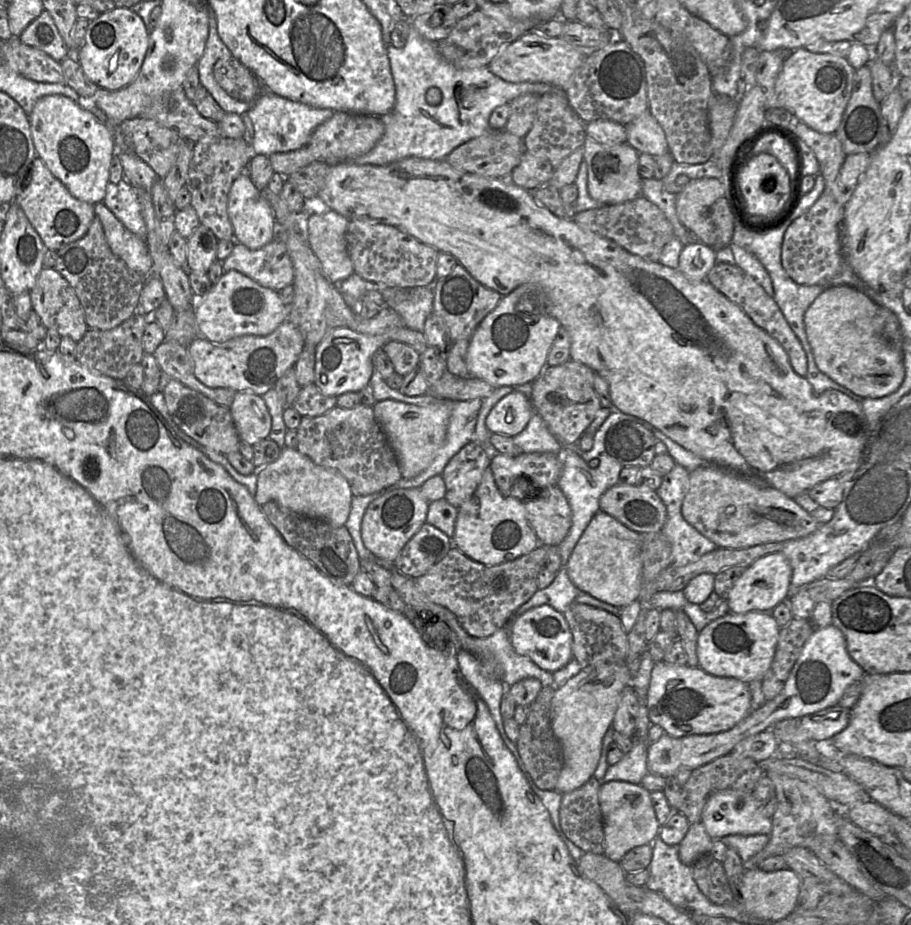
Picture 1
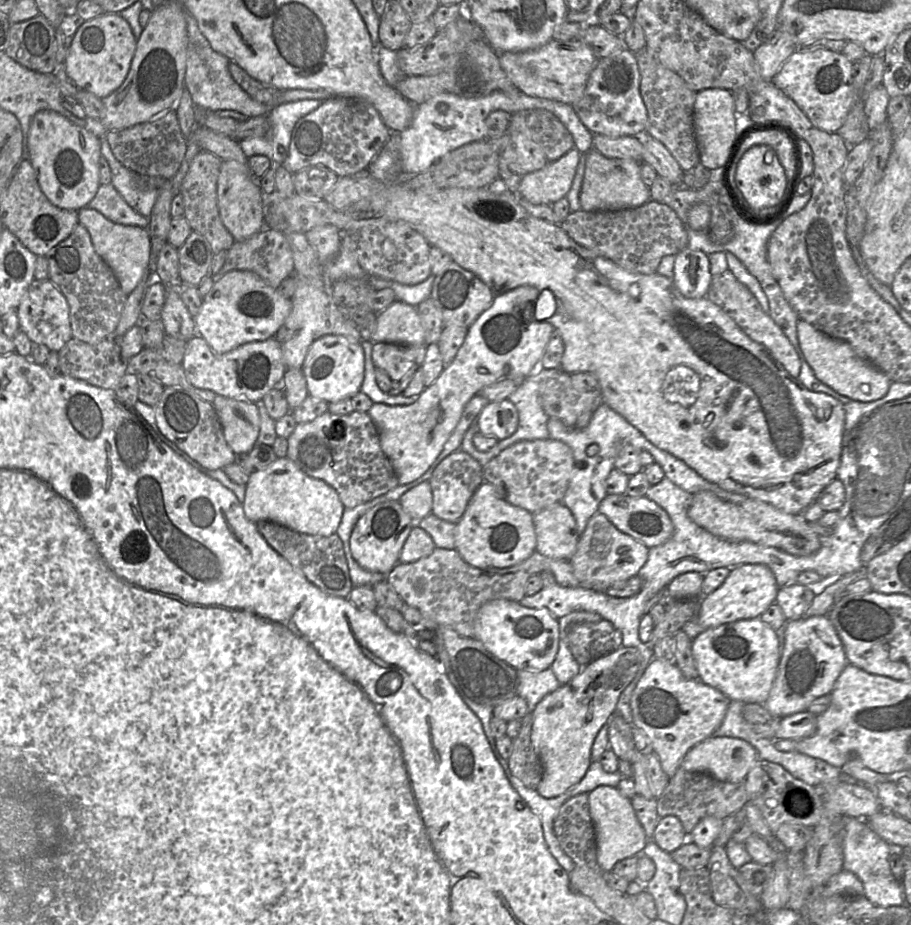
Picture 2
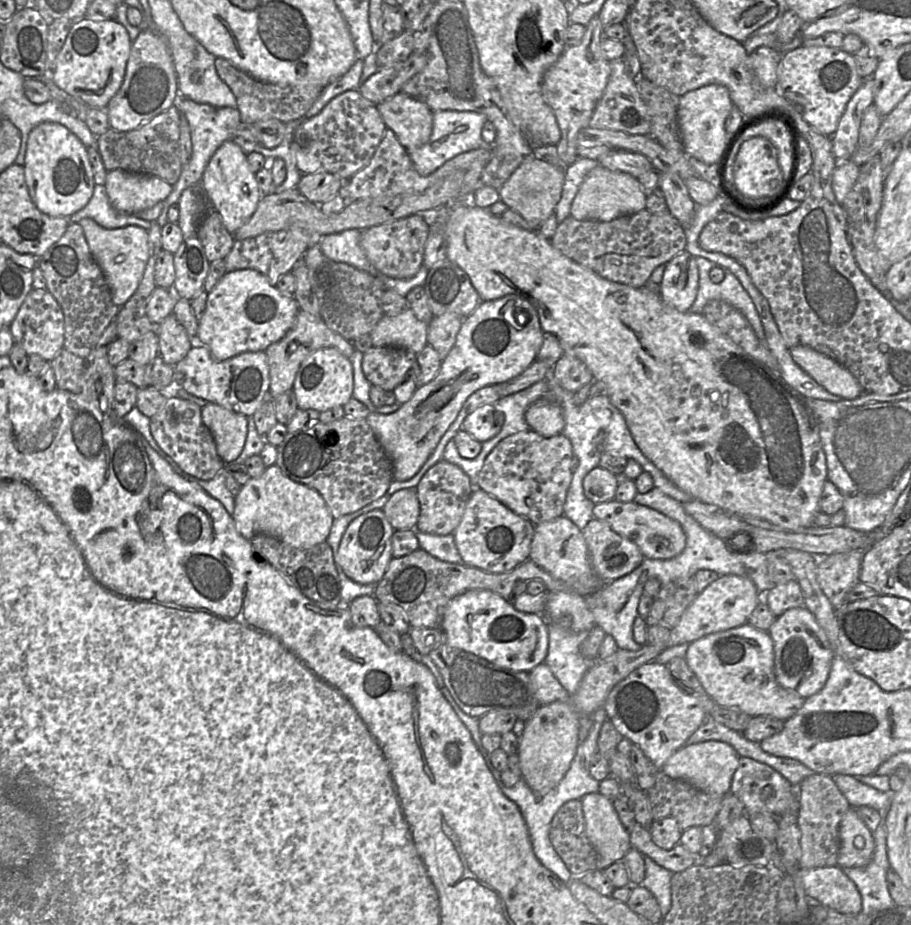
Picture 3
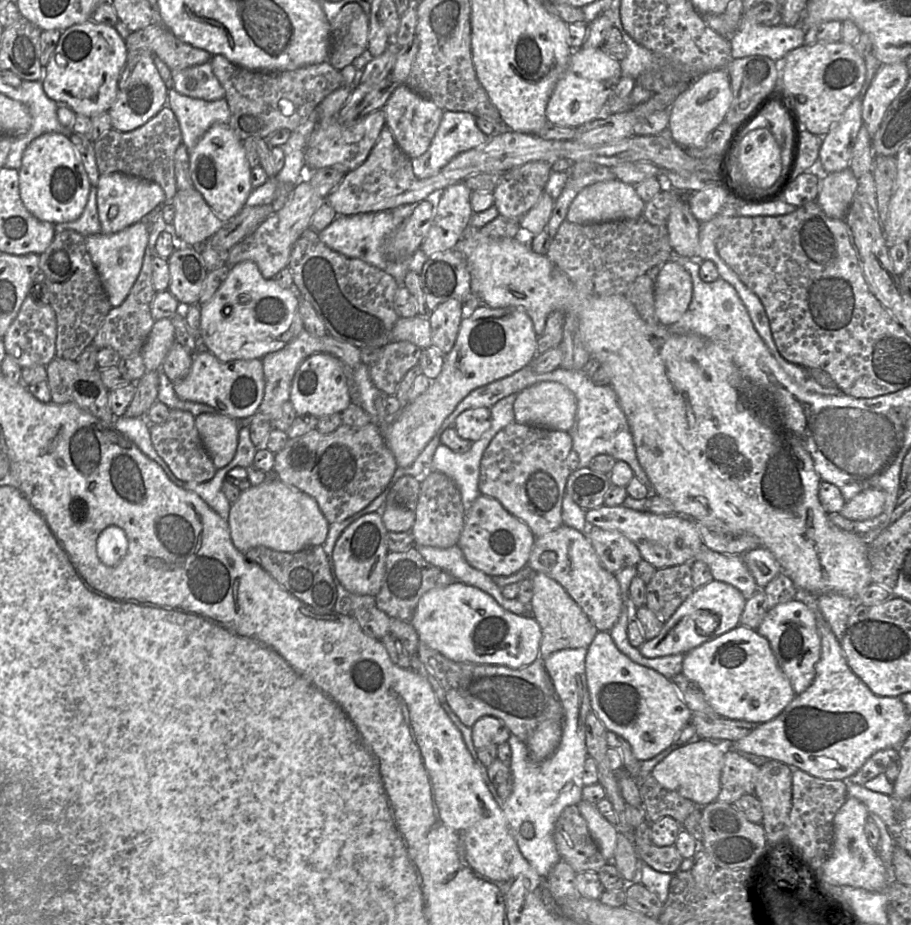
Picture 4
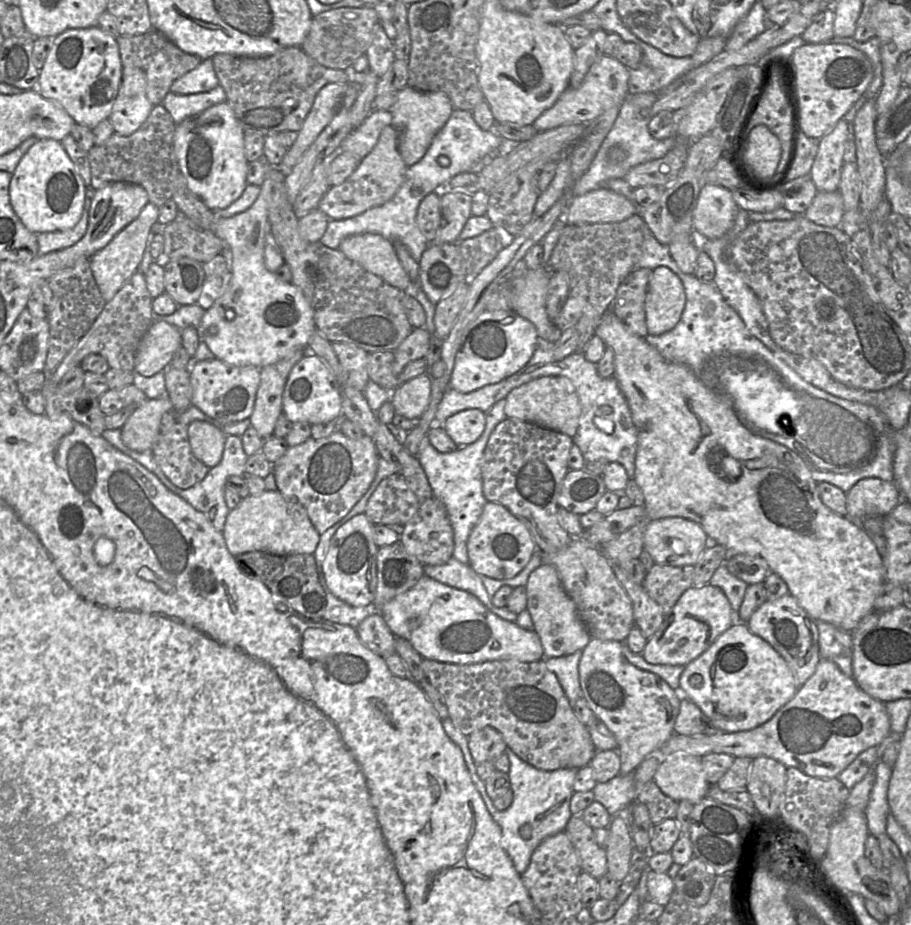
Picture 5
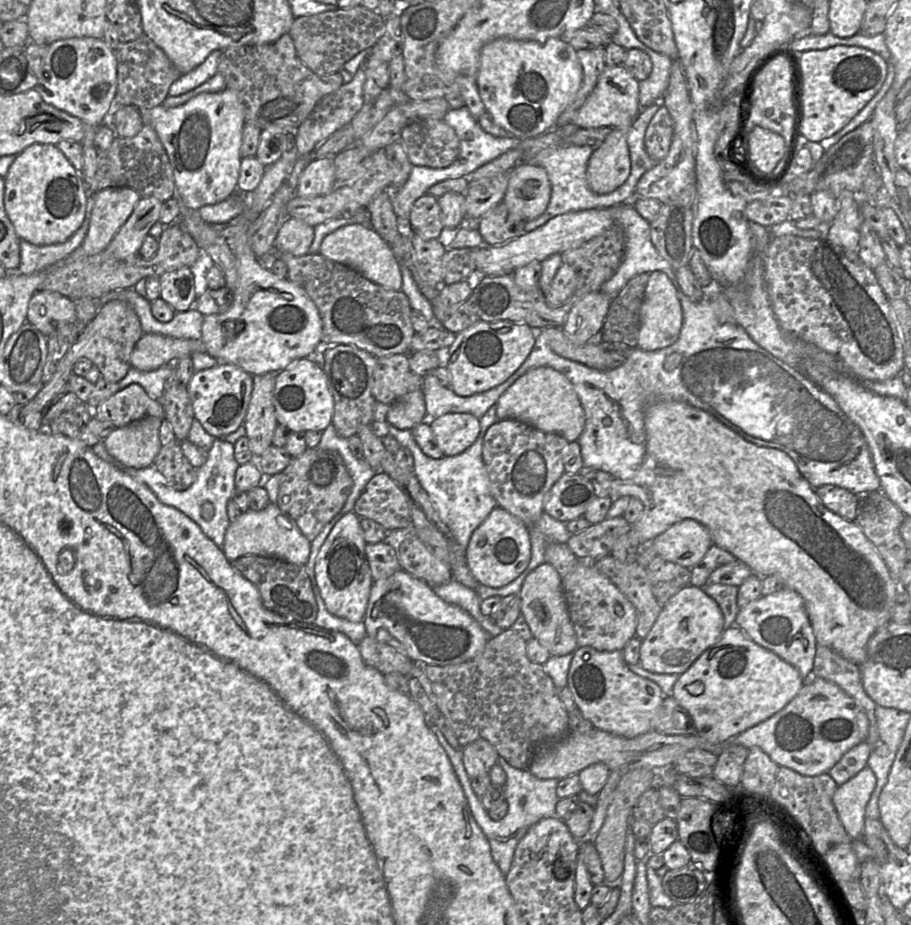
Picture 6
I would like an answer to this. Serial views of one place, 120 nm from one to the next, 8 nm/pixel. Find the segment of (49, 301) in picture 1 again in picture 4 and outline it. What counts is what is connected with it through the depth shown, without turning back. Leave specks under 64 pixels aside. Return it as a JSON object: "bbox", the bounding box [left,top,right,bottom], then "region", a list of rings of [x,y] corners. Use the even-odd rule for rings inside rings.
{"bbox":[3,295,57,369],"region":[[[27,295],[3,340],[6,354],[23,369],[34,365],[47,366],[56,357],[56,337],[57,320],[52,306],[39,303]]]}

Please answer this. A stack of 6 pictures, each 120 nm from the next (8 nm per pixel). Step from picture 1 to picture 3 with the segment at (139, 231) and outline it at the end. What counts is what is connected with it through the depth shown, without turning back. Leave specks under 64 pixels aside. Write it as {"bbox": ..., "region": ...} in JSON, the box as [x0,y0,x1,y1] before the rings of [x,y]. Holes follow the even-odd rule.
{"bbox":[68,185,151,231],"region":[[[95,185],[89,202],[83,209],[72,214],[68,221],[70,223],[78,223],[83,218],[91,218],[107,229],[139,226],[148,231],[151,227],[151,222],[145,219],[114,209],[109,202],[104,185]]]}

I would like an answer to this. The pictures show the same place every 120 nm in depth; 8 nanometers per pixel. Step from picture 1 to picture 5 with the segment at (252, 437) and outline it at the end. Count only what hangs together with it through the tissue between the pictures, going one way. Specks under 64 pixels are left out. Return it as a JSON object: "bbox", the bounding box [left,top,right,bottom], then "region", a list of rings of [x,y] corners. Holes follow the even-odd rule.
{"bbox":[188,420,225,468],"region":[[[195,420],[188,425],[188,439],[194,456],[212,468],[222,459],[225,435],[218,424]]]}

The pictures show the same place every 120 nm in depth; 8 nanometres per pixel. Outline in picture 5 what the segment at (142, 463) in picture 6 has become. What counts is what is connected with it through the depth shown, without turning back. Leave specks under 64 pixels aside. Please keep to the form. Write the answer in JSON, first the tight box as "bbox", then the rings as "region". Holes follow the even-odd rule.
{"bbox":[121,396,173,452],"region":[[[168,396],[148,398],[138,405],[121,428],[124,445],[137,452],[152,451],[160,435],[161,419],[169,411],[173,411],[173,406]]]}

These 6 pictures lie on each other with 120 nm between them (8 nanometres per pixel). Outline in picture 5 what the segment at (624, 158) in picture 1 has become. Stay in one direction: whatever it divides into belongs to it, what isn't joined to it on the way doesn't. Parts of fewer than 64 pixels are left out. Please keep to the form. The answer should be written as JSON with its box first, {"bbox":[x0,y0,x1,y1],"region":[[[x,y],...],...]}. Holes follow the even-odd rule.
{"bbox":[564,187,638,225],"region":[[[607,187],[574,196],[564,213],[570,225],[621,222],[638,211],[637,205]]]}

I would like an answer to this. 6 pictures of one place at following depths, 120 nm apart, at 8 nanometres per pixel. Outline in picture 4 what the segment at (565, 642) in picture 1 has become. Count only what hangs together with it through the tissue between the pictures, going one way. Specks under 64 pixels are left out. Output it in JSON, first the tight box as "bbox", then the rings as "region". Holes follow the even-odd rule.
{"bbox":[410,582,542,669],"region":[[[461,582],[426,592],[419,600],[410,624],[420,642],[455,662],[517,669],[540,657],[542,633],[533,617],[510,613],[489,594]]]}

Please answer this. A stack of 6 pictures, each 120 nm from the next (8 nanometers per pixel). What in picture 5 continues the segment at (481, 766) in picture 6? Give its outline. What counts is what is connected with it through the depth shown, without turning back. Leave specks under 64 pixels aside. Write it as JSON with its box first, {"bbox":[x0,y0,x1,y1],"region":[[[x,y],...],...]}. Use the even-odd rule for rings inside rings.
{"bbox":[468,726,508,764],"region":[[[490,726],[473,732],[468,740],[468,748],[476,764],[495,761],[508,748],[502,735]]]}

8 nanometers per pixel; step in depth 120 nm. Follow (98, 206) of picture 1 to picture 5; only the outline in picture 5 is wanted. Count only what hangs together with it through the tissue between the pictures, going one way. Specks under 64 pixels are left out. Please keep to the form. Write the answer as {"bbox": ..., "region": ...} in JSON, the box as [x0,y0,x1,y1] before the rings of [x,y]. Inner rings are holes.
{"bbox":[89,202,159,302],"region":[[[148,202],[132,222],[118,232],[104,248],[89,258],[92,274],[106,302],[110,301],[127,280],[138,271],[151,227],[158,222],[158,216],[159,207]]]}

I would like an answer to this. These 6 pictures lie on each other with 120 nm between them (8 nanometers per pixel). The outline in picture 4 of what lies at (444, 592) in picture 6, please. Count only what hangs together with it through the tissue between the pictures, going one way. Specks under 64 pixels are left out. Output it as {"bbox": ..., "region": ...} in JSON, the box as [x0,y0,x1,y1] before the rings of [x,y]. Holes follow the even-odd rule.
{"bbox":[413,545,525,615],"region":[[[413,545],[413,547],[425,561],[451,574],[458,582],[489,594],[506,611],[515,615],[522,615],[525,612],[524,604],[516,598],[504,598],[501,588],[491,577],[470,566],[457,545],[445,549],[421,545]]]}

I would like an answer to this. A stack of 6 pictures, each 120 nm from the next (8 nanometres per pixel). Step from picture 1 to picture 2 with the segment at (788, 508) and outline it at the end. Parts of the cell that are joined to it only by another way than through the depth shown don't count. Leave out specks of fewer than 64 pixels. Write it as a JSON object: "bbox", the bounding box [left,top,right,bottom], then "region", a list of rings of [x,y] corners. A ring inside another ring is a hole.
{"bbox":[688,491,821,556],"region":[[[710,491],[693,494],[688,509],[689,518],[711,534],[730,541],[749,541],[774,547],[794,556],[808,556],[821,547],[821,539],[813,531],[803,514],[785,513],[766,502],[747,498],[739,503],[731,503]]]}

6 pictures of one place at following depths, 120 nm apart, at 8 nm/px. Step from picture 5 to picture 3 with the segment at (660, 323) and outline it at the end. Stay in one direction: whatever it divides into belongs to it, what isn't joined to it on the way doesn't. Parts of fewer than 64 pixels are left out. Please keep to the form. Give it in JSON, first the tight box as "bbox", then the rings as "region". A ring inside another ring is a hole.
{"bbox":[659,251,699,312],"region":[[[683,251],[673,257],[665,267],[659,284],[662,300],[678,312],[688,312],[699,287],[699,271],[696,257]]]}

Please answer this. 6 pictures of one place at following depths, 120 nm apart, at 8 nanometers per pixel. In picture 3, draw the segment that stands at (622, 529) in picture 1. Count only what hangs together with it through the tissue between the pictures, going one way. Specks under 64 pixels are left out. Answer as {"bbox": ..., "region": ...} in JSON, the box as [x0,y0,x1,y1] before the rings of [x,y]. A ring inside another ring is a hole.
{"bbox":[582,518,644,581],"region":[[[592,518],[582,530],[592,569],[603,581],[613,581],[644,560],[638,546],[615,533],[608,523]]]}

